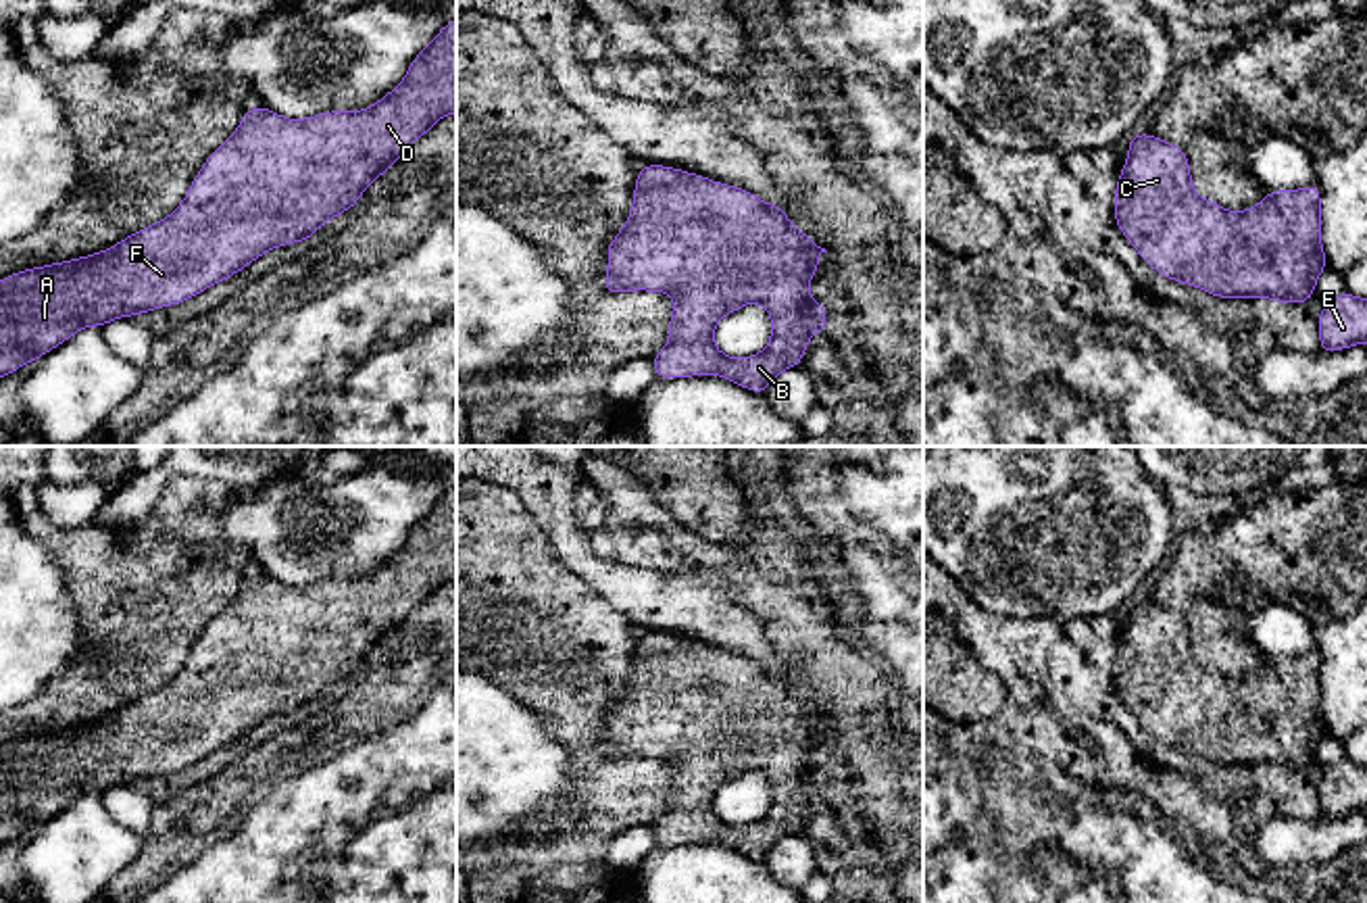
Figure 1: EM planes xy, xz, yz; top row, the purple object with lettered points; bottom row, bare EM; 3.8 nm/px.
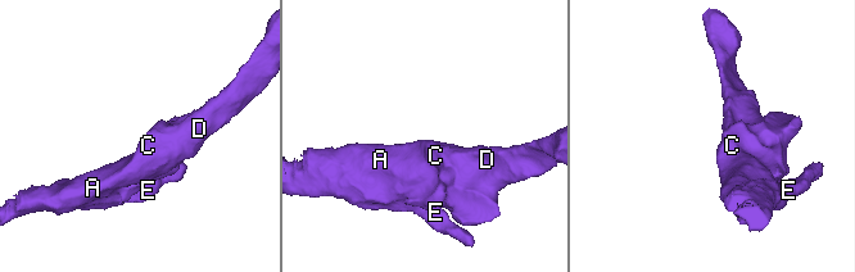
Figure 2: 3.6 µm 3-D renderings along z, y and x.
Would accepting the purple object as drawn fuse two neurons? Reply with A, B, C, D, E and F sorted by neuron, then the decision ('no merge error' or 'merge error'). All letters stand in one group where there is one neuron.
A B C D E F | no merge error

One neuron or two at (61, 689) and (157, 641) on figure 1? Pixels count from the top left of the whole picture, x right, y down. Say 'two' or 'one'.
one

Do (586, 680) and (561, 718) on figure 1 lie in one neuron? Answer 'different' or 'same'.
same

